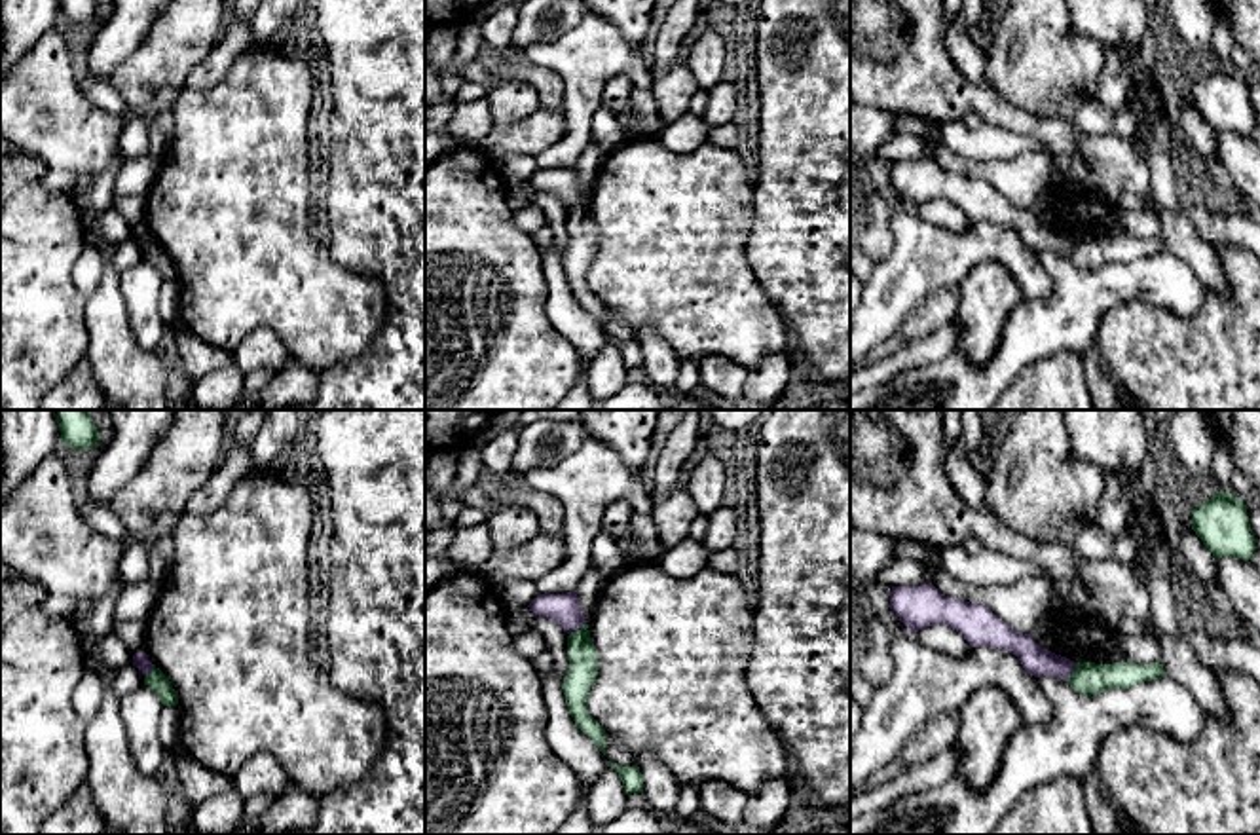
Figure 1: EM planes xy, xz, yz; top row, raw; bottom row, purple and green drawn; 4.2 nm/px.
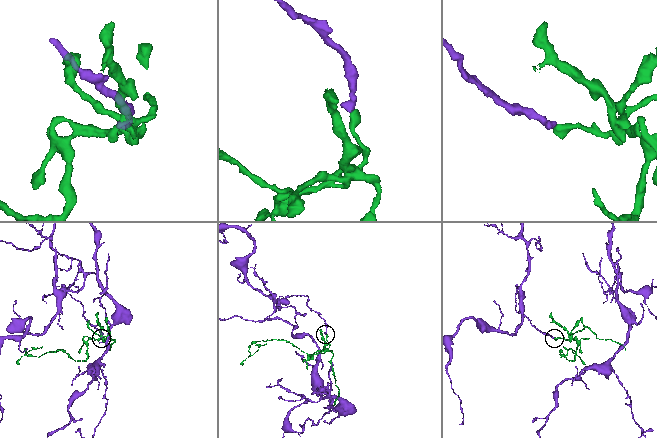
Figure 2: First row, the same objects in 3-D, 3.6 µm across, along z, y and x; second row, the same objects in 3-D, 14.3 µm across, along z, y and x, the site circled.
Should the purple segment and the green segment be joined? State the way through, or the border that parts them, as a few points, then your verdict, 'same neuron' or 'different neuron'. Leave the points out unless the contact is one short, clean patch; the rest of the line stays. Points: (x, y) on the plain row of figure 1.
along yz (1076, 238), (1065, 255) | different neuron

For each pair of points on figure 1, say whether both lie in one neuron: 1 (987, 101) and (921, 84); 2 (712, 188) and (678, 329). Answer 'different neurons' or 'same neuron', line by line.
1: same neuron
2: same neuron

